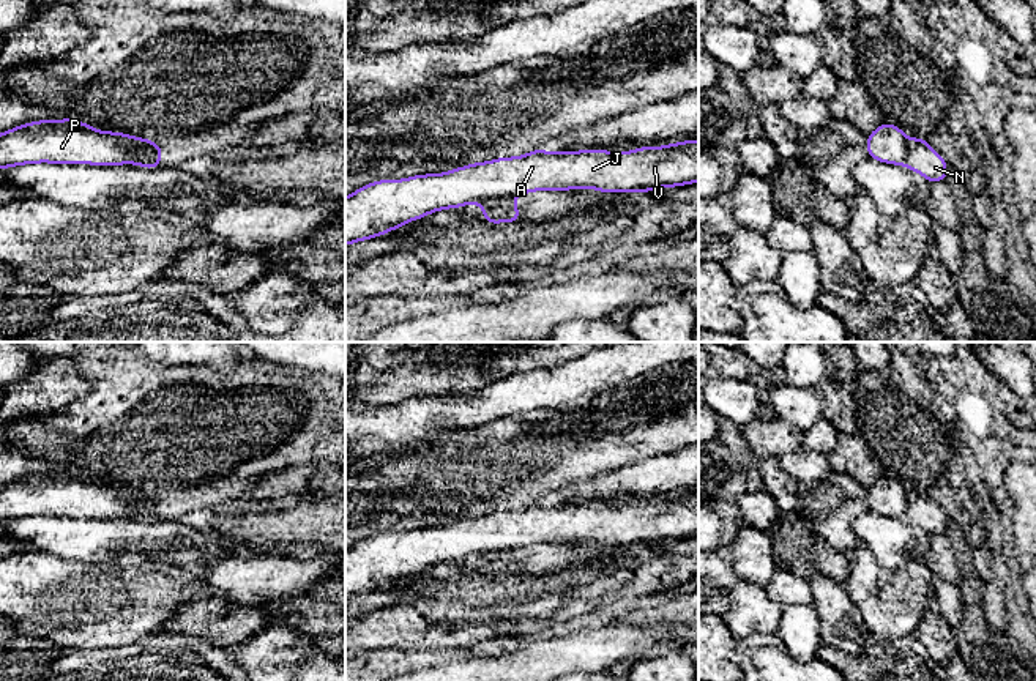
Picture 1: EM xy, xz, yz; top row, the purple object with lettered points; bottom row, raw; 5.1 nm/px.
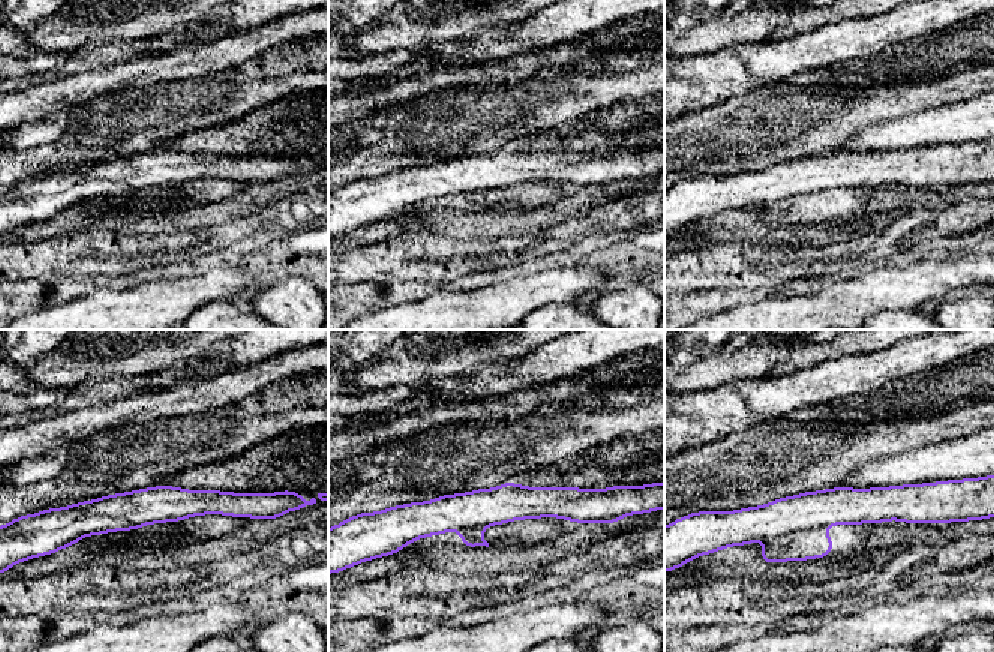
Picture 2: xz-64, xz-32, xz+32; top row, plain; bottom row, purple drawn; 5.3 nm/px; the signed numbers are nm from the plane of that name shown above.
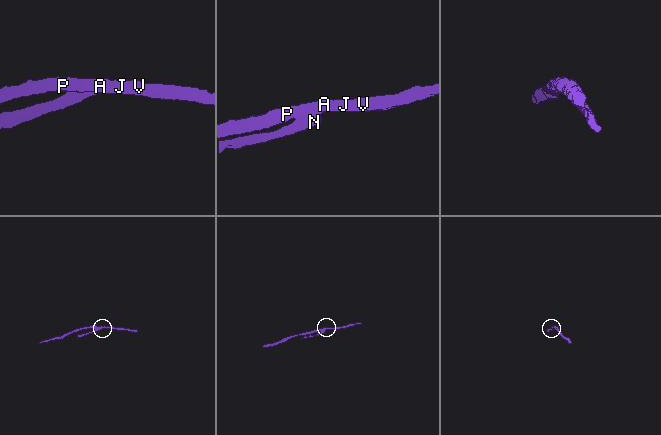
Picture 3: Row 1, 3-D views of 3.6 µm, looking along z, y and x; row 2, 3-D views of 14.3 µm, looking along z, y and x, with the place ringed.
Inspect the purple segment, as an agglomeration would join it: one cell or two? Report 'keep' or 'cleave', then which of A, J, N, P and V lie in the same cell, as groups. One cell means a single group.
cleave; groups A J P V / N

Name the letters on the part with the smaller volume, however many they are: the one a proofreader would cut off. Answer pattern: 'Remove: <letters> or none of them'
Remove: N

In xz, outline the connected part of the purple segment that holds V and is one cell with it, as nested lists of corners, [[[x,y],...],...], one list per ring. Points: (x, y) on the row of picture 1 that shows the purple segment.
[[[699,140],[632,151],[544,151],[473,162],[446,173],[372,181],[345,197],[345,246],[446,208],[535,191],[648,192],[699,183]]]

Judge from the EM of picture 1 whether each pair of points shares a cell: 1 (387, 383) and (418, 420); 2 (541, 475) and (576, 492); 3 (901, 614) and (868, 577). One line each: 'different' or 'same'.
1: different
2: different
3: same

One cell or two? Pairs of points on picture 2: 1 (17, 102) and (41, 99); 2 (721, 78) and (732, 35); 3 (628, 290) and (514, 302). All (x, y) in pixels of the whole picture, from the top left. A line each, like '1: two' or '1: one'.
1: one
2: two
3: two

